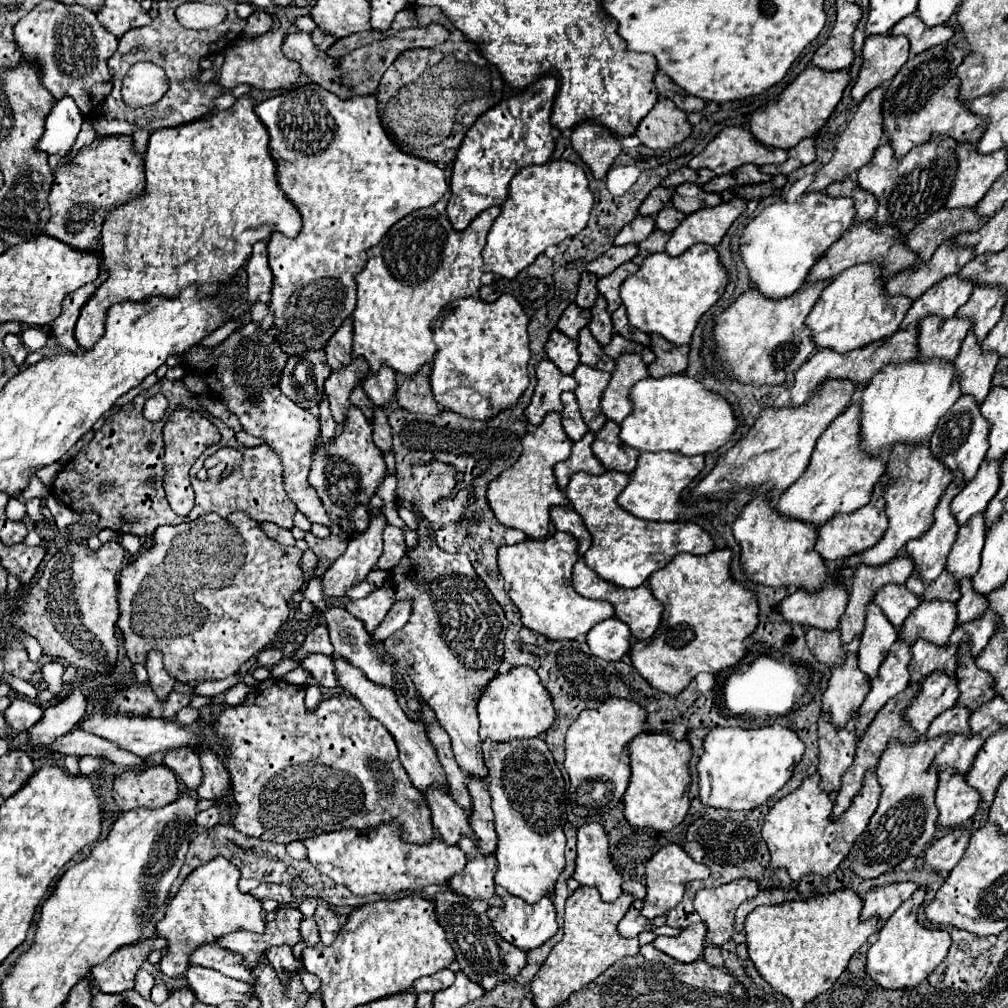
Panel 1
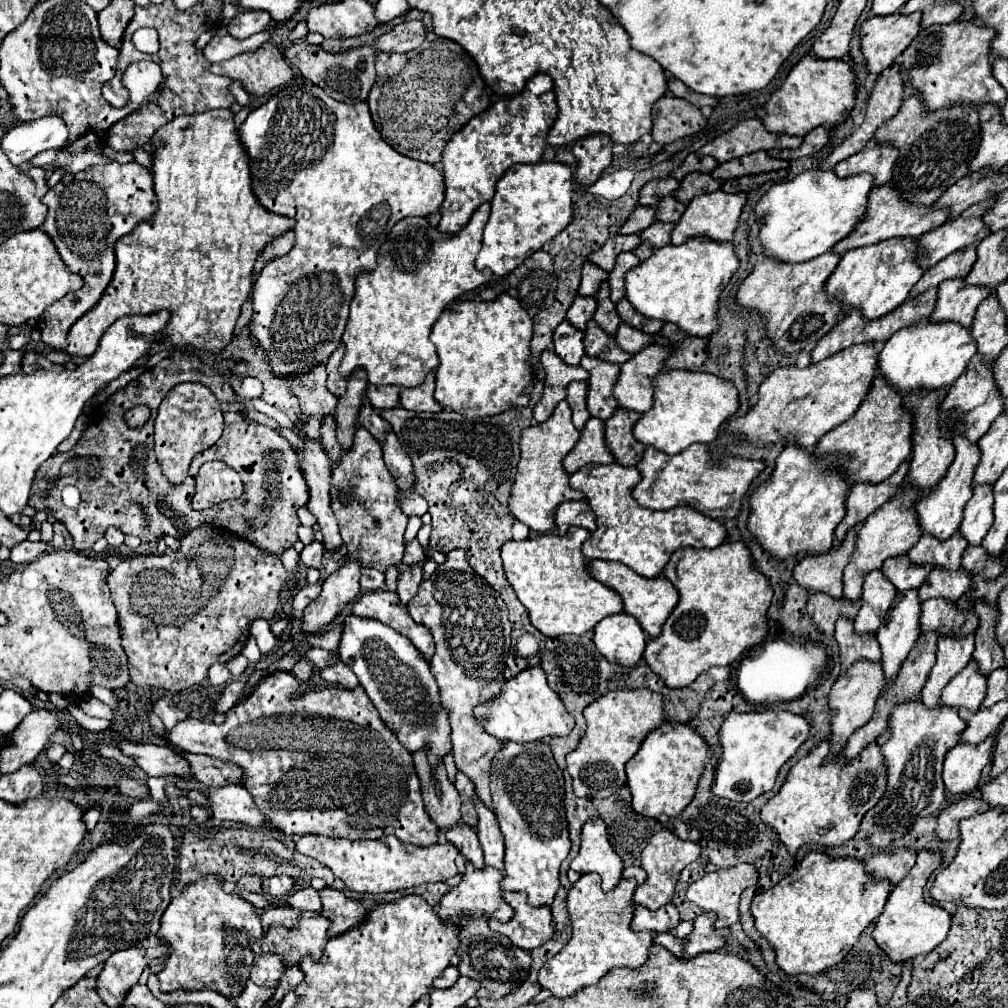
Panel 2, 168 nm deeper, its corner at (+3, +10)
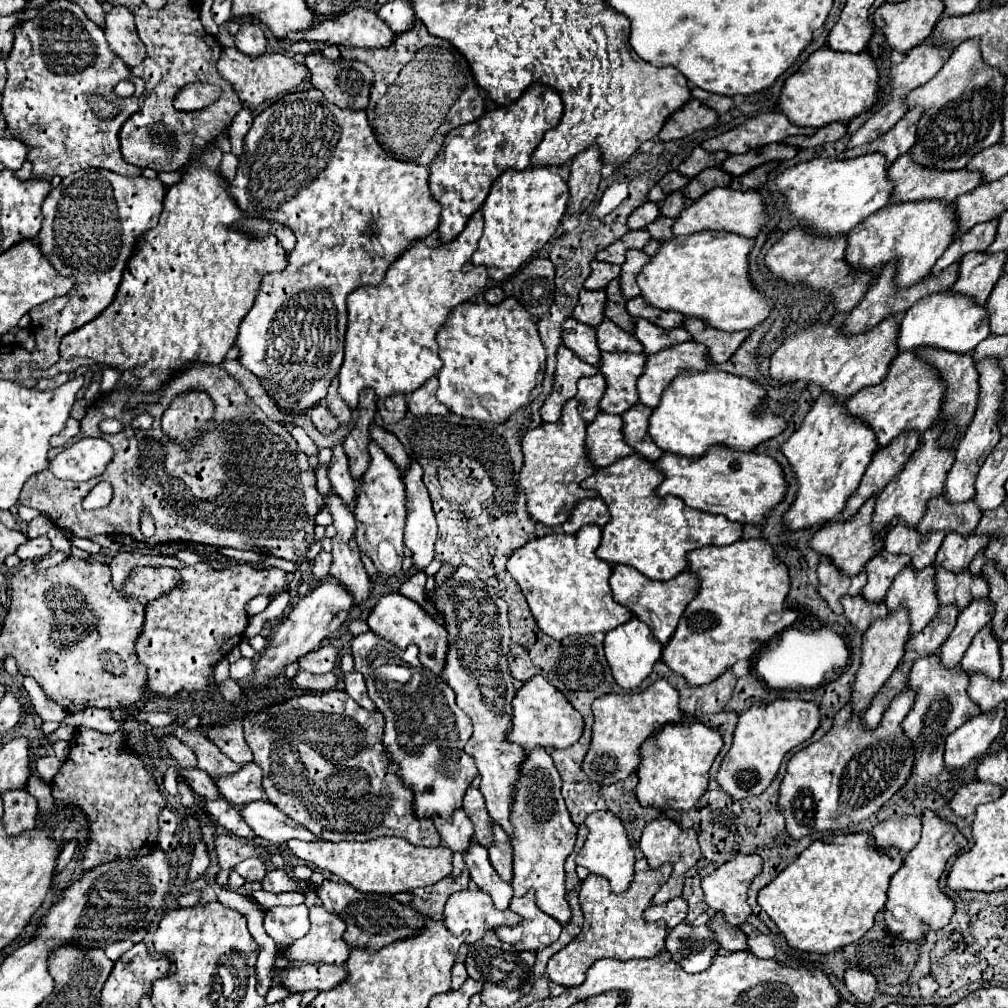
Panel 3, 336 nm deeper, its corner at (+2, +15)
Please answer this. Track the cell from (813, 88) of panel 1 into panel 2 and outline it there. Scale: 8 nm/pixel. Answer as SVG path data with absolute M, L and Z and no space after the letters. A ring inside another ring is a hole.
M808 54L790 70L784 84L766 102L762 122L766 130L788 136L806 136L816 126L834 126L852 110L854 86L854 72L846 60L820 60Z

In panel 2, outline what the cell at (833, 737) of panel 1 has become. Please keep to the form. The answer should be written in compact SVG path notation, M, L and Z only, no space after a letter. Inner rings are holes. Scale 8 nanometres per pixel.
M856 662L854 666L850 666L850 674L846 674L846 678L838 678L828 694L828 706L830 706L830 716L832 716L832 736L830 736L830 752L834 756L838 756L842 752L842 748L846 746L850 734L858 728L864 726L874 712L874 704L876 698L882 692L882 666L870 664L870 662Z

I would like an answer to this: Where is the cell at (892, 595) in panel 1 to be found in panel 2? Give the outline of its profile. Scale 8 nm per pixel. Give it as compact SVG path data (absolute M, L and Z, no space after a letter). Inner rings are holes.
M906 556L906 558L888 558L882 566L882 574L894 584L896 592L906 592L920 588L930 570L918 570L918 566L910 566Z

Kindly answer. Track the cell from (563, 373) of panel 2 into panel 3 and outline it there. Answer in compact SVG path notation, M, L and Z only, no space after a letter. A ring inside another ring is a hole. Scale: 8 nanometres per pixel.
M561 345L557 351L557 373L553 393L547 397L541 409L543 421L559 421L563 405L577 393L577 381L581 377L595 375L597 371L597 367L591 367L589 363L581 361L571 349Z

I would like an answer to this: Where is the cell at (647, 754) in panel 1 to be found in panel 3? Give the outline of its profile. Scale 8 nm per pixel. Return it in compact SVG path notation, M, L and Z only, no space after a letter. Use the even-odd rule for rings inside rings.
M687 723L687 725L665 725L663 731L649 737L641 747L641 765L637 769L637 799L641 805L651 807L671 807L671 809L691 809L701 799L707 789L709 769L715 757L723 747L721 735L703 725L703 723Z

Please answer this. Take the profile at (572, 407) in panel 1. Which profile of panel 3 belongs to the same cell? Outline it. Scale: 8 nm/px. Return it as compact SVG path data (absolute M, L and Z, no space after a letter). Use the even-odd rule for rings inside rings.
M597 373L593 377L581 377L575 399L579 401L579 413L587 423L593 421L595 415L599 413L599 401L605 393L605 387L607 387L607 383L601 373Z

